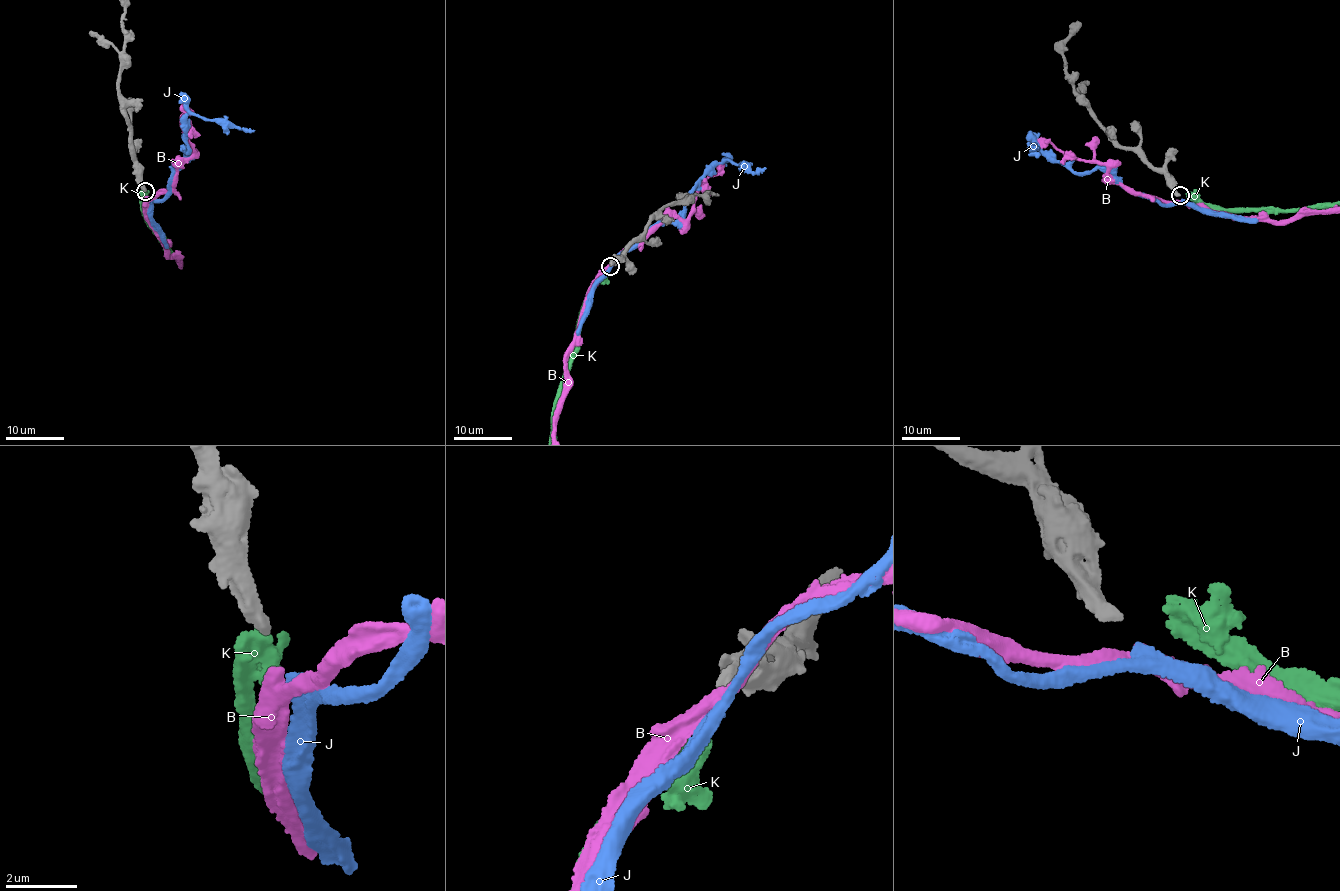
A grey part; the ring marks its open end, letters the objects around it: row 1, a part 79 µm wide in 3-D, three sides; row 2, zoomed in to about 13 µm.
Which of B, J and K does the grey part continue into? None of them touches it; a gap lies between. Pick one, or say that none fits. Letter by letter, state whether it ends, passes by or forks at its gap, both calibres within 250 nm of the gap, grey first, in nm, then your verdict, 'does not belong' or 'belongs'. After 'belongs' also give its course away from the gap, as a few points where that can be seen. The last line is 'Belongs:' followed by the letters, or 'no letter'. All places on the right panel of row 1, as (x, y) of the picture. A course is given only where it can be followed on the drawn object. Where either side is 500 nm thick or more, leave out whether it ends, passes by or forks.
B: it passes by; 360 nm thick on the grey side, 340 nm on the other; belongs
J: it ends there; 360 nm thick on the grey side, 440 nm on the other; does not belong
K: it ends there; 360 nm thick on the grey side, 480 nm on the other; does not belong
Belongs: B

